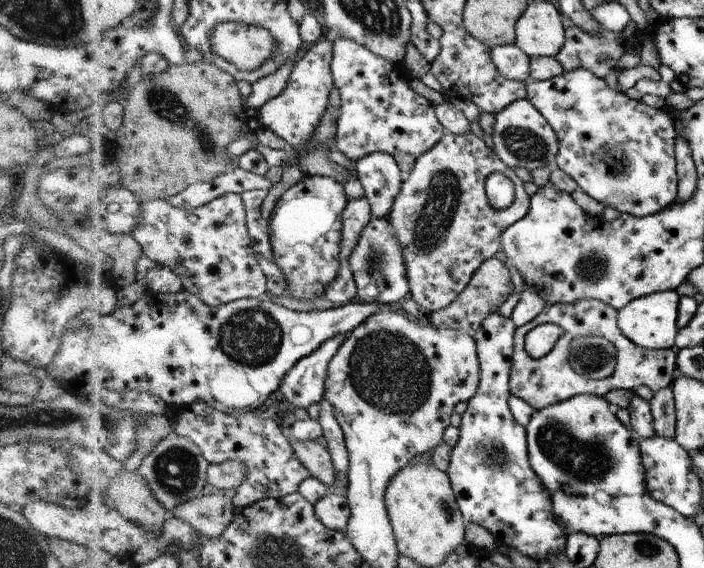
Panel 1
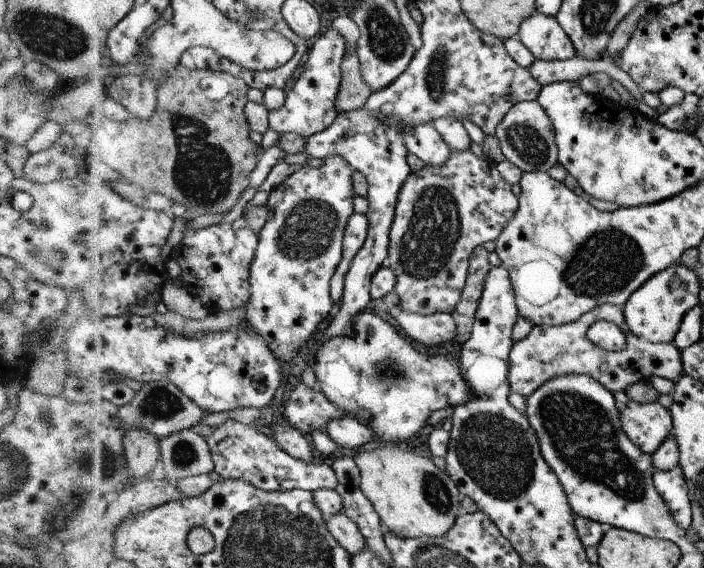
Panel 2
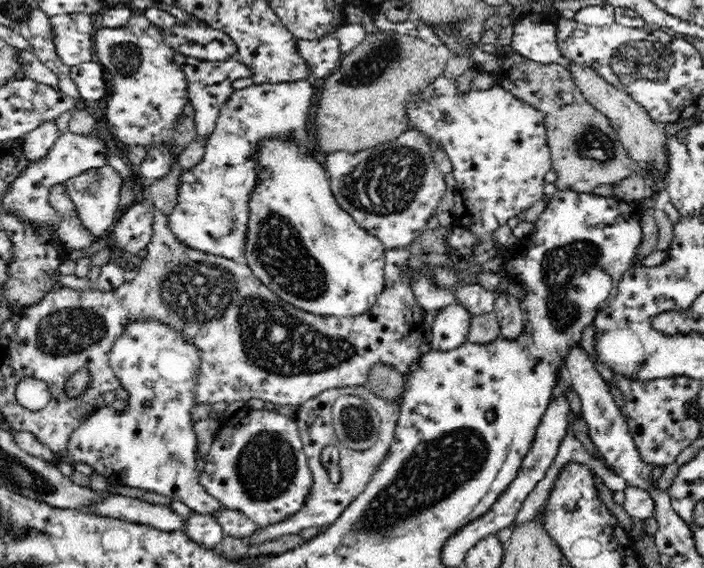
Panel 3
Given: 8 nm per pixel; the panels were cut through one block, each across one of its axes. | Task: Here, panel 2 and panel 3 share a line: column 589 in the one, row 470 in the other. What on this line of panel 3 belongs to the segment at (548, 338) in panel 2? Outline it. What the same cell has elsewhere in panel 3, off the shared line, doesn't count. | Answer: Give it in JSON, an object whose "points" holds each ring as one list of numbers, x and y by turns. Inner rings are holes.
{"points":[[354,386,354,387,342,387,342,388,328,388,327,391,321,392,319,396,308,400,304,405,300,405,297,408,297,415,295,420,297,421,297,427,299,428,300,438,303,440,304,445,304,453,308,457,308,465,311,469,312,475,314,477,314,487,311,488,311,494,308,496,307,502,304,503,304,506,300,508,296,514,292,514,292,516,288,516,287,519,281,520,278,523,274,523,268,526,259,526,258,530,254,535,248,536,249,544,251,546,257,546,258,543,263,543,264,541,271,541,272,539,280,538,284,535,298,534,304,528,312,528,313,527,324,527,326,524,332,524,340,515,344,512,344,509,361,493,364,492,364,488,370,483,370,480,374,477,376,470,378,469,379,464,384,460,386,454,388,454,389,448,391,447,391,442,394,440,395,428,397,425,397,418,399,416,399,411,401,408,401,404,403,402,403,394,406,391,406,388,403,388,402,396,398,398,396,402,385,400,384,398,378,397,376,394,373,394,372,391,368,390,368,387,365,386],[334,444,339,448,339,465,340,465,340,482,339,483,331,483,331,477,329,471,322,465,322,459,320,459,320,454,322,449,325,446]]}

